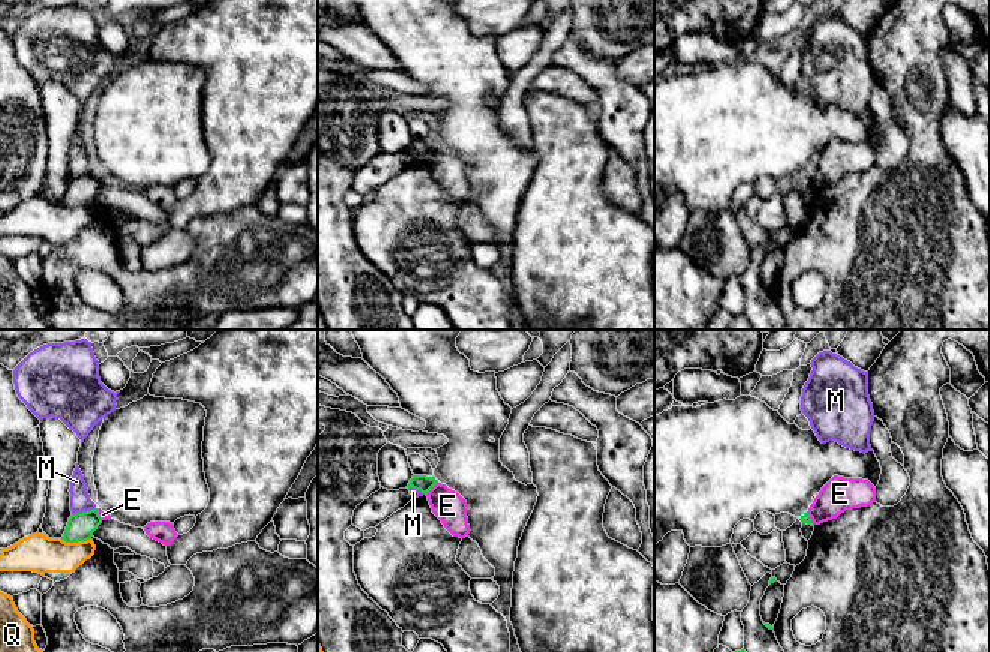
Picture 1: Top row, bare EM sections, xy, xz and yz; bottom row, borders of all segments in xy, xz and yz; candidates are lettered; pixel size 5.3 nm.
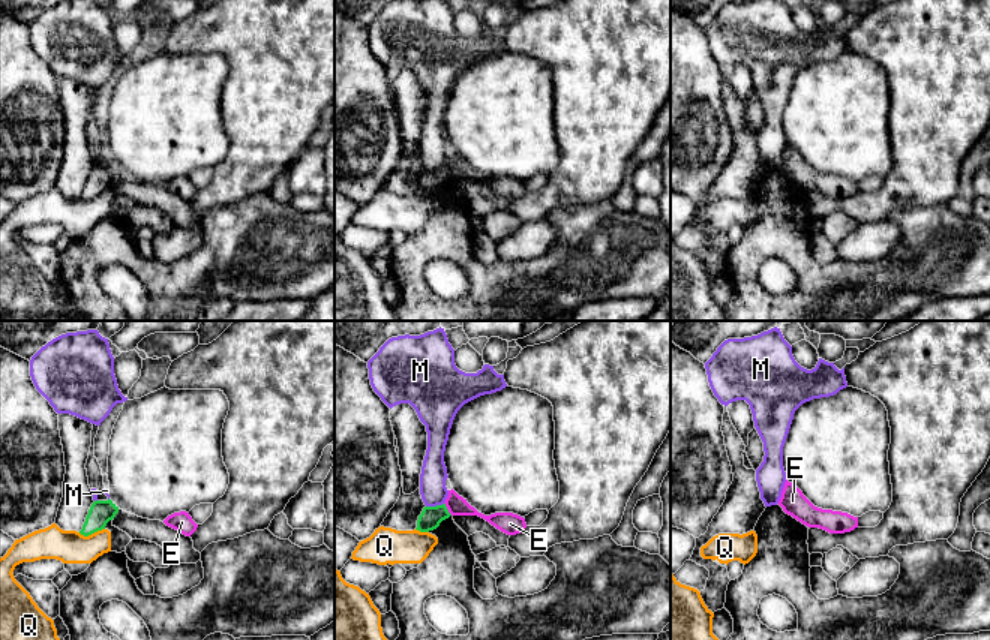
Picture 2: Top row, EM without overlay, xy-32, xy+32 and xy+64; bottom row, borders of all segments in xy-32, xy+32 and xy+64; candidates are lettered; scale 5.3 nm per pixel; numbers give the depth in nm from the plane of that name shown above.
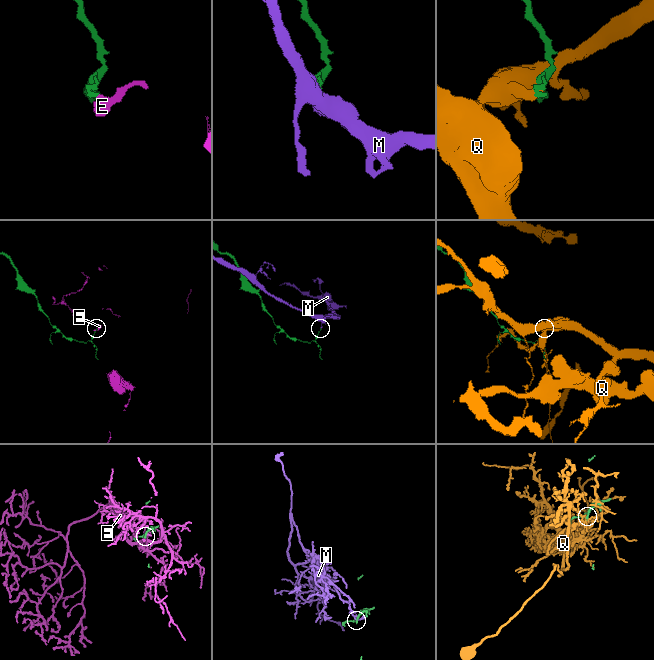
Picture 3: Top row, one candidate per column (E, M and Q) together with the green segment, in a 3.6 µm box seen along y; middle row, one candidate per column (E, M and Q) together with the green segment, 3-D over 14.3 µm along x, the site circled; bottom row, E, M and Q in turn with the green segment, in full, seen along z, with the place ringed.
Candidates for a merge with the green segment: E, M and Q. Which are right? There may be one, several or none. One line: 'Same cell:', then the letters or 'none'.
Same cell: none

